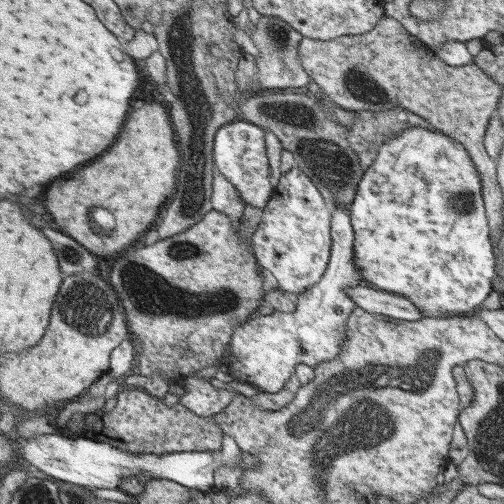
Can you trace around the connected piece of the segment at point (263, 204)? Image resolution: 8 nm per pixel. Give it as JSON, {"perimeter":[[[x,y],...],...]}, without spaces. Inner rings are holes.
{"perimeter":[[[238,120],[217,131],[213,156],[217,170],[223,173],[241,193],[243,200],[258,209],[265,209],[275,194],[271,184],[271,163],[267,156],[266,129],[249,121]]]}

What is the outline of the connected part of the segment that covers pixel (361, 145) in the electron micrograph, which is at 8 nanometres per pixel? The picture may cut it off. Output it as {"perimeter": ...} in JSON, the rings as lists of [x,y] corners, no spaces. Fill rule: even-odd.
{"perimeter":[[[400,107],[385,111],[357,111],[351,128],[351,143],[359,157],[360,167],[366,169],[377,157],[377,147],[412,126],[433,129],[427,121]]]}

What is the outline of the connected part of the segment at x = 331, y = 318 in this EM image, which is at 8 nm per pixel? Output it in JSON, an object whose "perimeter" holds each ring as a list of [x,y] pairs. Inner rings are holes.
{"perimeter":[[[332,208],[332,255],[328,269],[323,278],[311,288],[308,288],[297,298],[297,307],[293,312],[275,310],[270,315],[251,316],[243,324],[234,327],[232,342],[230,343],[230,362],[227,364],[231,375],[240,382],[246,382],[260,388],[263,392],[278,393],[285,388],[296,374],[299,364],[312,365],[317,368],[321,363],[336,361],[343,351],[345,340],[348,337],[348,322],[356,303],[348,295],[347,289],[356,287],[362,278],[359,275],[359,267],[355,264],[355,233],[353,232],[350,210]]]}

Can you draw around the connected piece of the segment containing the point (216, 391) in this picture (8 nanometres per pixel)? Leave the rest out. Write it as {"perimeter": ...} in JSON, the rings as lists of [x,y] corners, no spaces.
{"perimeter":[[[191,374],[185,380],[185,394],[179,398],[189,410],[199,416],[219,415],[234,399],[233,392],[213,386],[208,379]]]}

